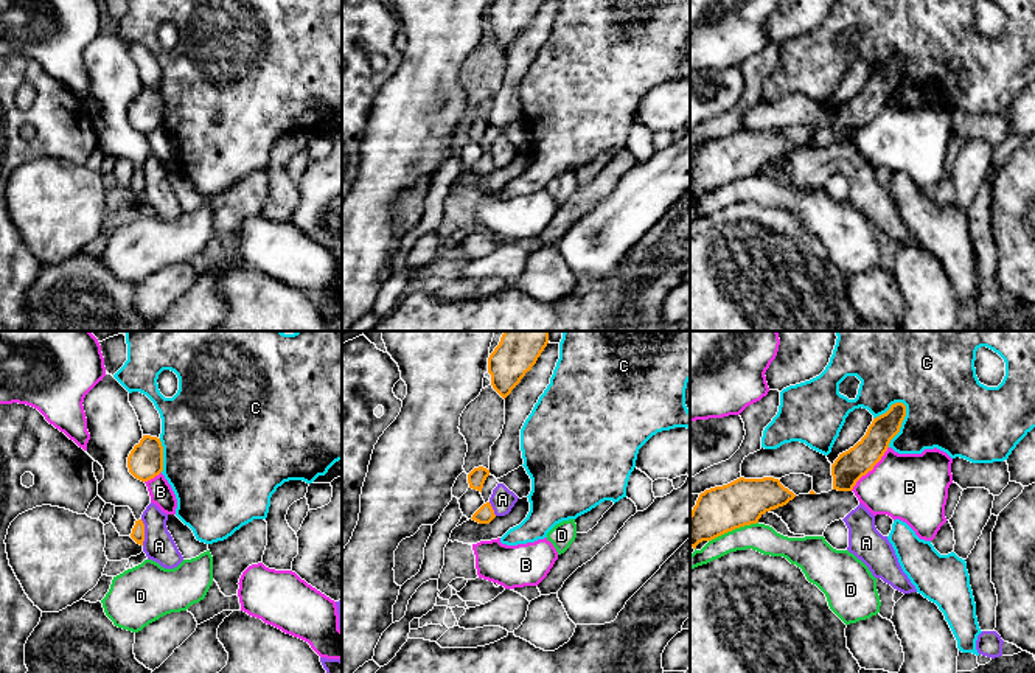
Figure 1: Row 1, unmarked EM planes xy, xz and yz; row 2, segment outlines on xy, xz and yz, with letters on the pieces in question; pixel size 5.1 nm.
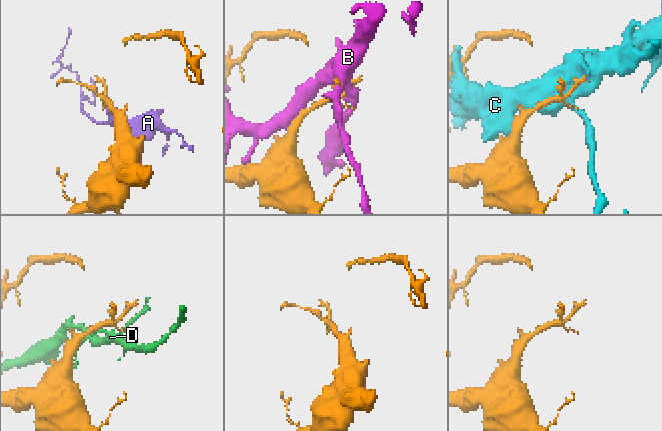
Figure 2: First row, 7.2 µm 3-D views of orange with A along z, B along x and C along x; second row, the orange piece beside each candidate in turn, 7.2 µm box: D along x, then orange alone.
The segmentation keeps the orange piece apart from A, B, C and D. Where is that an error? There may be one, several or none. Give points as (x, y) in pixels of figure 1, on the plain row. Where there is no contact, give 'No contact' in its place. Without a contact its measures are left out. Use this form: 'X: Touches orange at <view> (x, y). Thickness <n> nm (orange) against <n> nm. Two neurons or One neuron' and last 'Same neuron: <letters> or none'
A: Touches orange at xy (143, 184). Thickness 70 nm (orange) against 160 nm. Two neurons
B: Touches orange at yz (871, 122). Thickness 160 nm (orange) against 360 nm. Two neurons
C: Touches orange at yz (900, 76). Thickness 150 nm (orange) against 420 nm. Two neurons
D: Touches orange at yz (732, 181). Thickness 240 nm (orange) against 140 nm. Two neurons
Same neuron: none

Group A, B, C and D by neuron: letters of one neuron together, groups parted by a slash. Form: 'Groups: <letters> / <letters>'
Groups: A / B / C / D

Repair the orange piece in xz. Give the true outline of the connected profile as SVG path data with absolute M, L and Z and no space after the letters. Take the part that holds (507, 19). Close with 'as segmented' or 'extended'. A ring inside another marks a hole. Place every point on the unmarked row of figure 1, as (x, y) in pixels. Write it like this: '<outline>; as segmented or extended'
M494 0L488 9L493 40L505 51L542 3L544 0Z; as segmented

